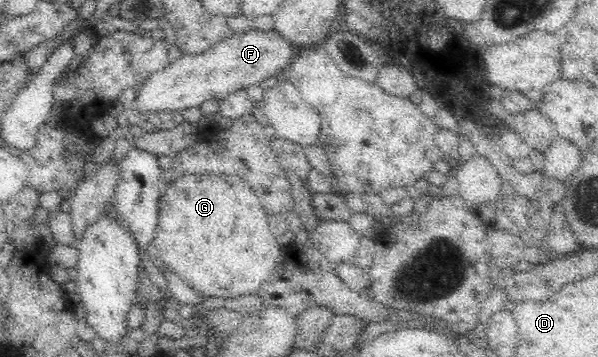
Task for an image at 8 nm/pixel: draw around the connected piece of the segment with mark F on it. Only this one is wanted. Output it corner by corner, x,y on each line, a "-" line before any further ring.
252,28
249,32
233,33
233,36
223,39
221,42
210,46
205,52
190,55
182,53
179,59
170,63
161,70
152,72
143,84
139,85
137,96
132,106
139,111
179,111
198,107
209,99
223,99
238,90
245,90
249,86
259,85
269,77
275,77
277,72
283,70
298,51
298,47
291,41
281,37
275,30
263,32

